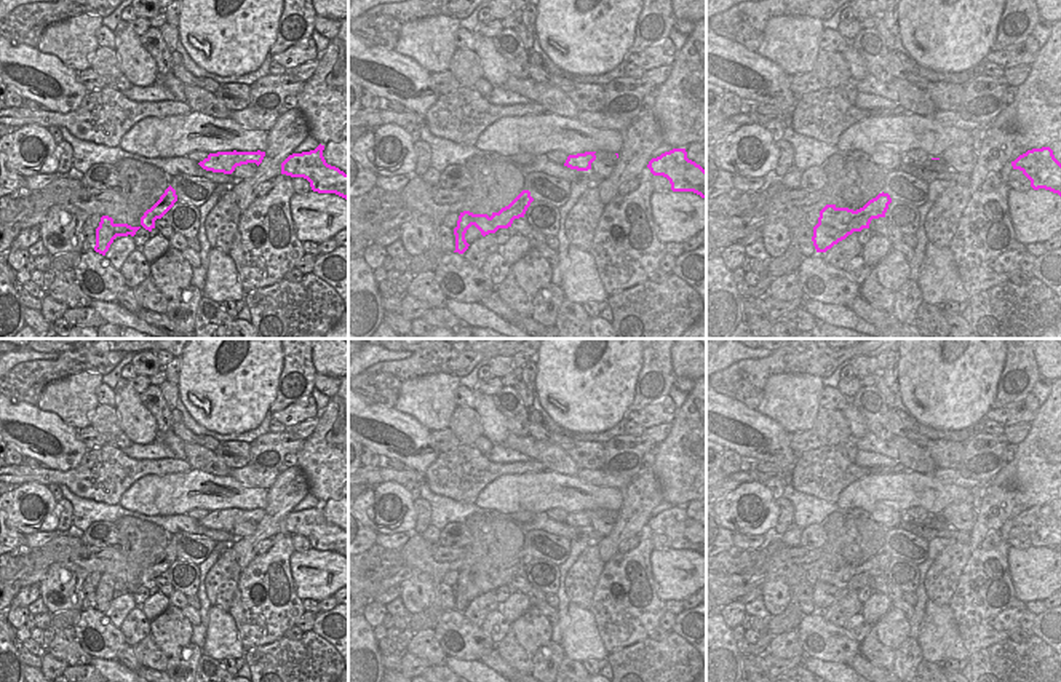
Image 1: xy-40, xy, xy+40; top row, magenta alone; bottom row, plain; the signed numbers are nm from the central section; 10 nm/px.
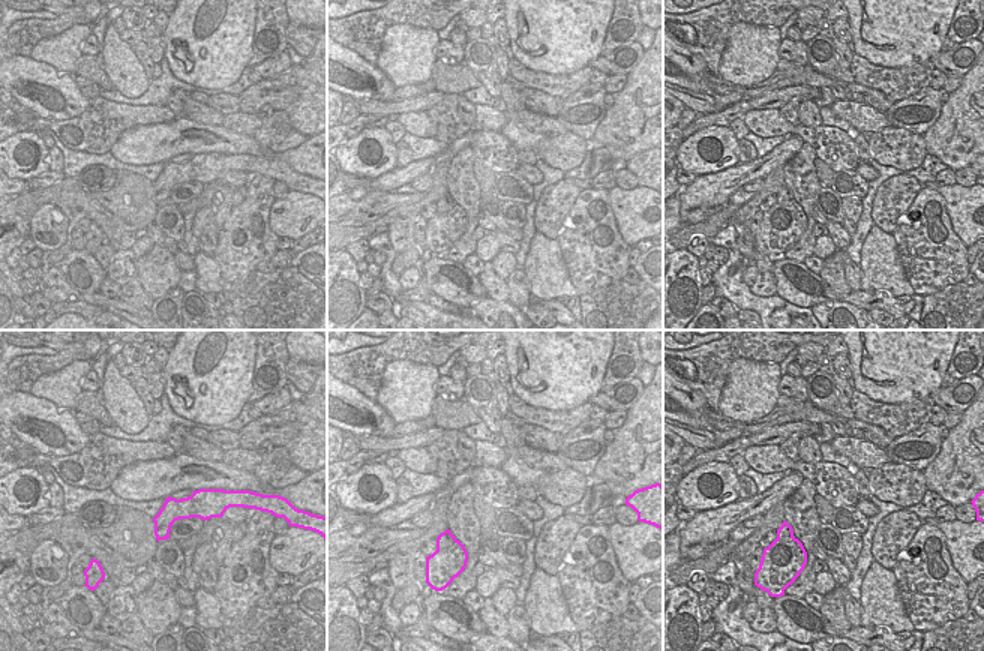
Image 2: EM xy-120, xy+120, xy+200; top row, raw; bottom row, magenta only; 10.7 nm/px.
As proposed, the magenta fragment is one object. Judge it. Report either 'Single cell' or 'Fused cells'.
Fused cells

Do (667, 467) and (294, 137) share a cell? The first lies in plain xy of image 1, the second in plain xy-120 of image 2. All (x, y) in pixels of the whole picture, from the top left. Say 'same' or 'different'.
different

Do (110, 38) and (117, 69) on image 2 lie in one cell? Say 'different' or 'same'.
same

